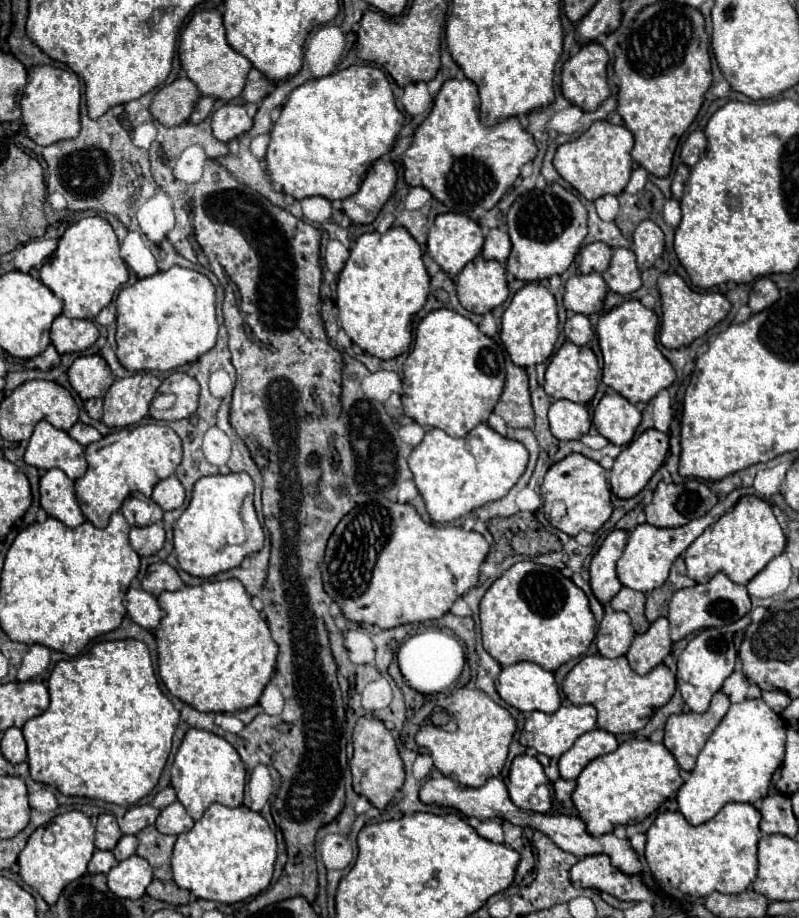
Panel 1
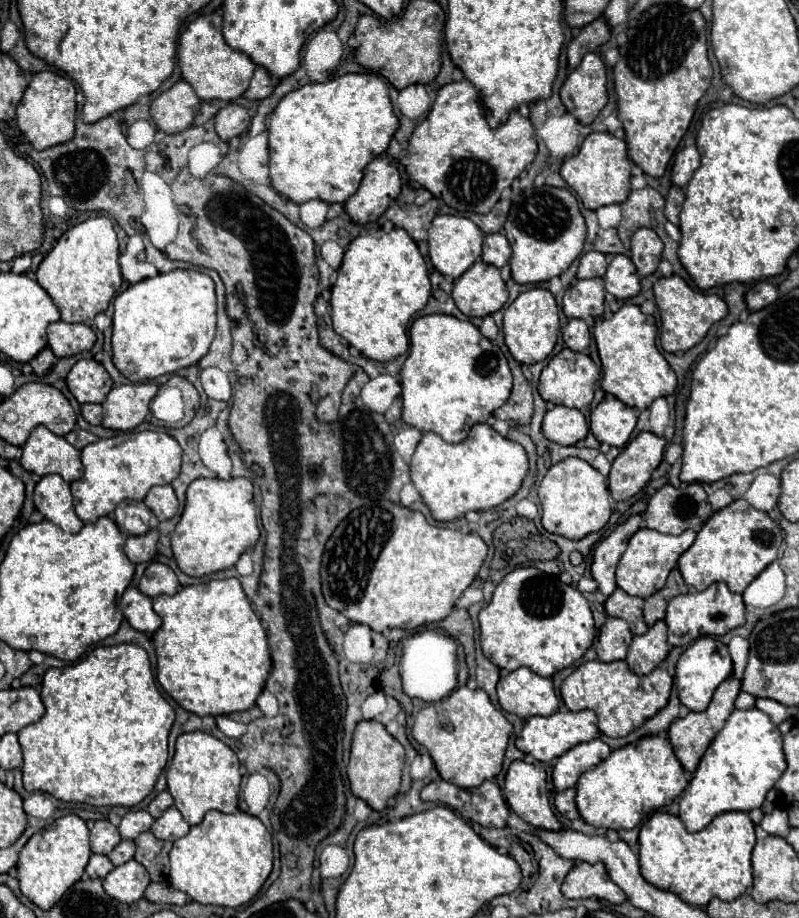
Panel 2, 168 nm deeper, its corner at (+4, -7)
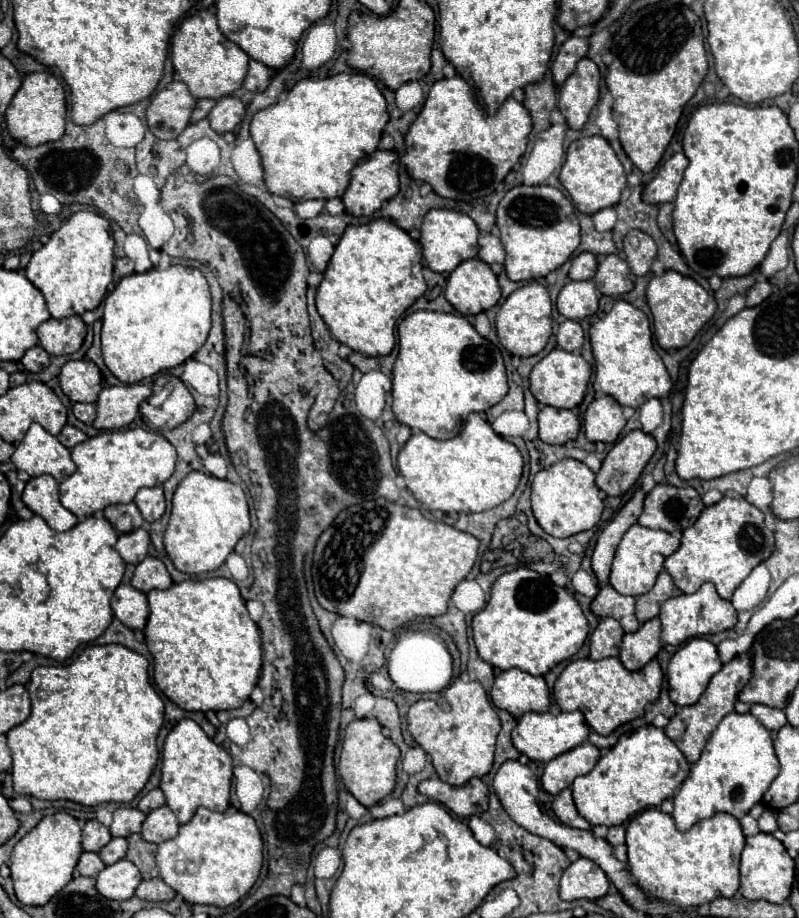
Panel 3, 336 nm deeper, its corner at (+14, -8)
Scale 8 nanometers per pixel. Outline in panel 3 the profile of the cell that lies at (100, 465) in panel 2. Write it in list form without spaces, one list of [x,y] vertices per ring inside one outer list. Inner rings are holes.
[[[126,428],[104,432],[76,444],[71,457],[78,466],[72,476],[60,482],[60,501],[78,518],[86,518],[110,504],[128,504],[144,486],[164,484],[176,464],[176,448],[155,431],[144,428]]]

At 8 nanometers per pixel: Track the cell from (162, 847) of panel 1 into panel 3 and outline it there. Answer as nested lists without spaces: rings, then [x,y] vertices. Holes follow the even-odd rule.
[[[140,834],[136,836],[130,836],[128,838],[130,842],[130,848],[128,848],[128,854],[126,858],[138,866],[142,878],[156,878],[158,876],[158,866],[154,862],[154,854],[156,854],[156,844],[150,844],[146,842]]]

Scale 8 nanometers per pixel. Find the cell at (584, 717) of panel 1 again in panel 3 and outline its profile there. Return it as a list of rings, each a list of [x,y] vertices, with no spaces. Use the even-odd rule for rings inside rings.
[[[526,712],[520,720],[518,726],[512,730],[512,742],[514,746],[526,754],[530,760],[542,760],[548,762],[580,744],[584,744],[588,740],[590,728],[584,720],[582,712],[560,712],[560,714],[552,714],[552,712]]]

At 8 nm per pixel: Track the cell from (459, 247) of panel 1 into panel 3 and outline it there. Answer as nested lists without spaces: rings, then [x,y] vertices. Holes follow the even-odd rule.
[[[432,208],[422,222],[420,228],[422,236],[420,236],[420,244],[424,248],[424,260],[426,266],[438,274],[450,274],[456,270],[456,266],[468,258],[476,258],[478,256],[478,226],[474,224],[474,220],[466,214],[454,212],[454,210],[446,210],[446,208]]]

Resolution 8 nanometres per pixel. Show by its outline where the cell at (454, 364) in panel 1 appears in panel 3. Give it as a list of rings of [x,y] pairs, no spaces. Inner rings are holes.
[[[416,310],[398,324],[398,358],[392,372],[396,420],[436,440],[456,436],[470,412],[486,412],[508,392],[500,350],[458,314]]]

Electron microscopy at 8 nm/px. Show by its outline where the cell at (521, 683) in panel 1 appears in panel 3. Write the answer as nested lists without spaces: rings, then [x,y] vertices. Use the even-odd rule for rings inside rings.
[[[520,668],[504,670],[492,686],[492,702],[520,718],[526,712],[548,712],[550,692],[544,676],[532,676]]]

